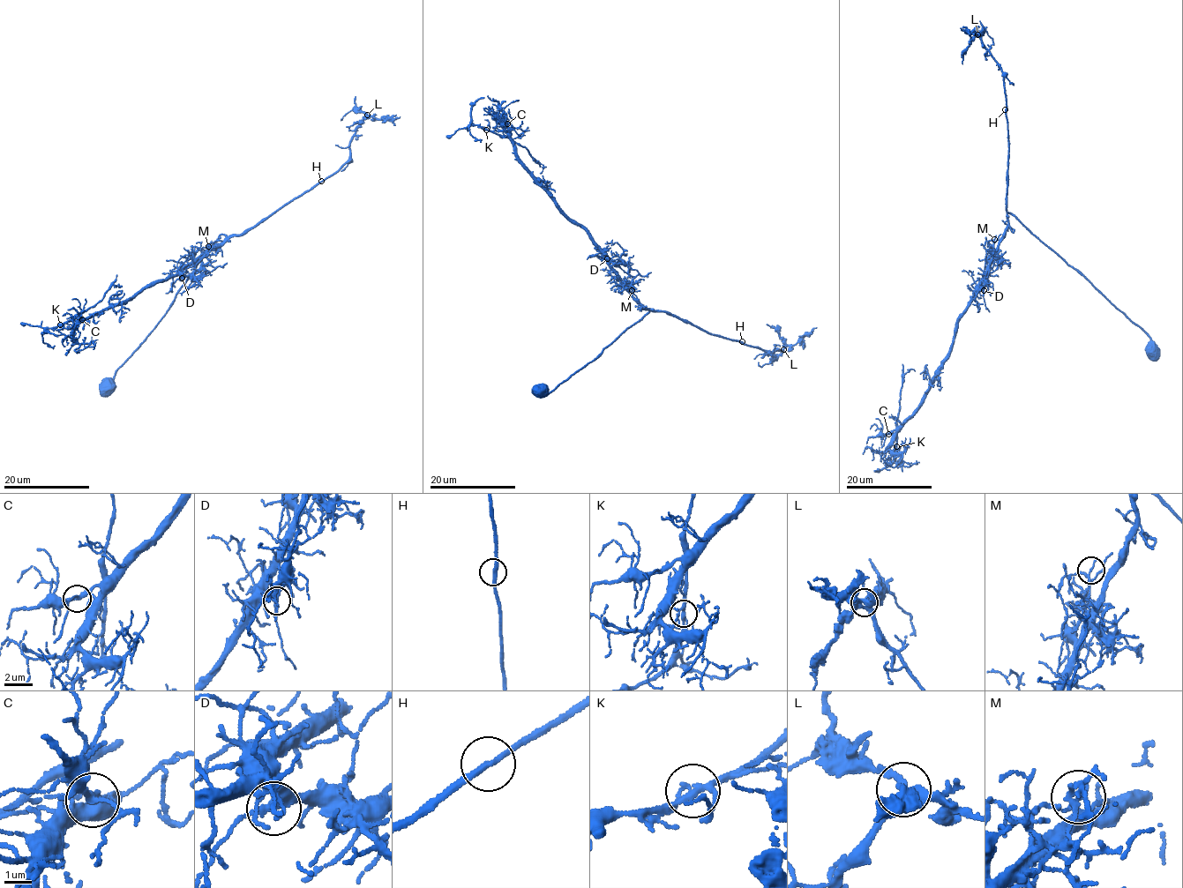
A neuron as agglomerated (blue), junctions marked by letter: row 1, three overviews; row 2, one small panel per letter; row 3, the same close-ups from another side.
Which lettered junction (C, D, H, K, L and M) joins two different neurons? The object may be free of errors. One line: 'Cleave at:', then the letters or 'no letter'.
Cleave at: K

